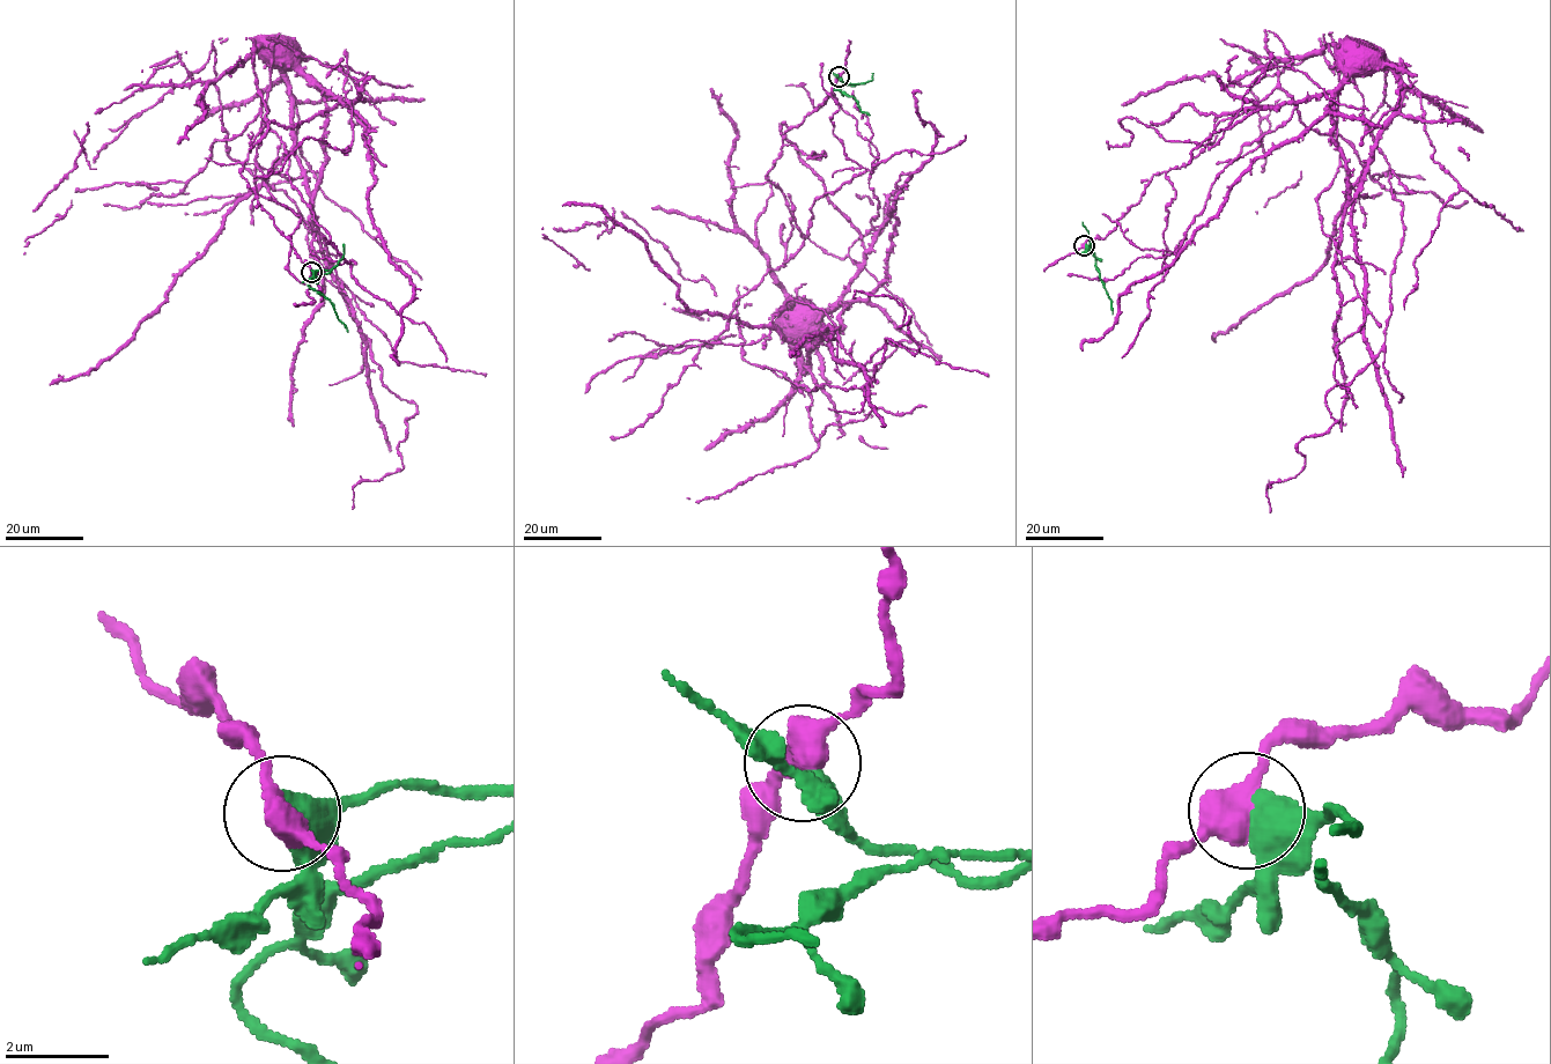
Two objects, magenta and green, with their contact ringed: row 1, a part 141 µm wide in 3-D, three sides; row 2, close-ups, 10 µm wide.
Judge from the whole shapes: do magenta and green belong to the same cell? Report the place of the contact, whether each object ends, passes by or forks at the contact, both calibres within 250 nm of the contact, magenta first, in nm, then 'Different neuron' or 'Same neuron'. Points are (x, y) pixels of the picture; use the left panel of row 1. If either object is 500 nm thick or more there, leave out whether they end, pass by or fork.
Place: (311, 272). Thickness 480 nm (magenta) against 600 nm. Different neuron

